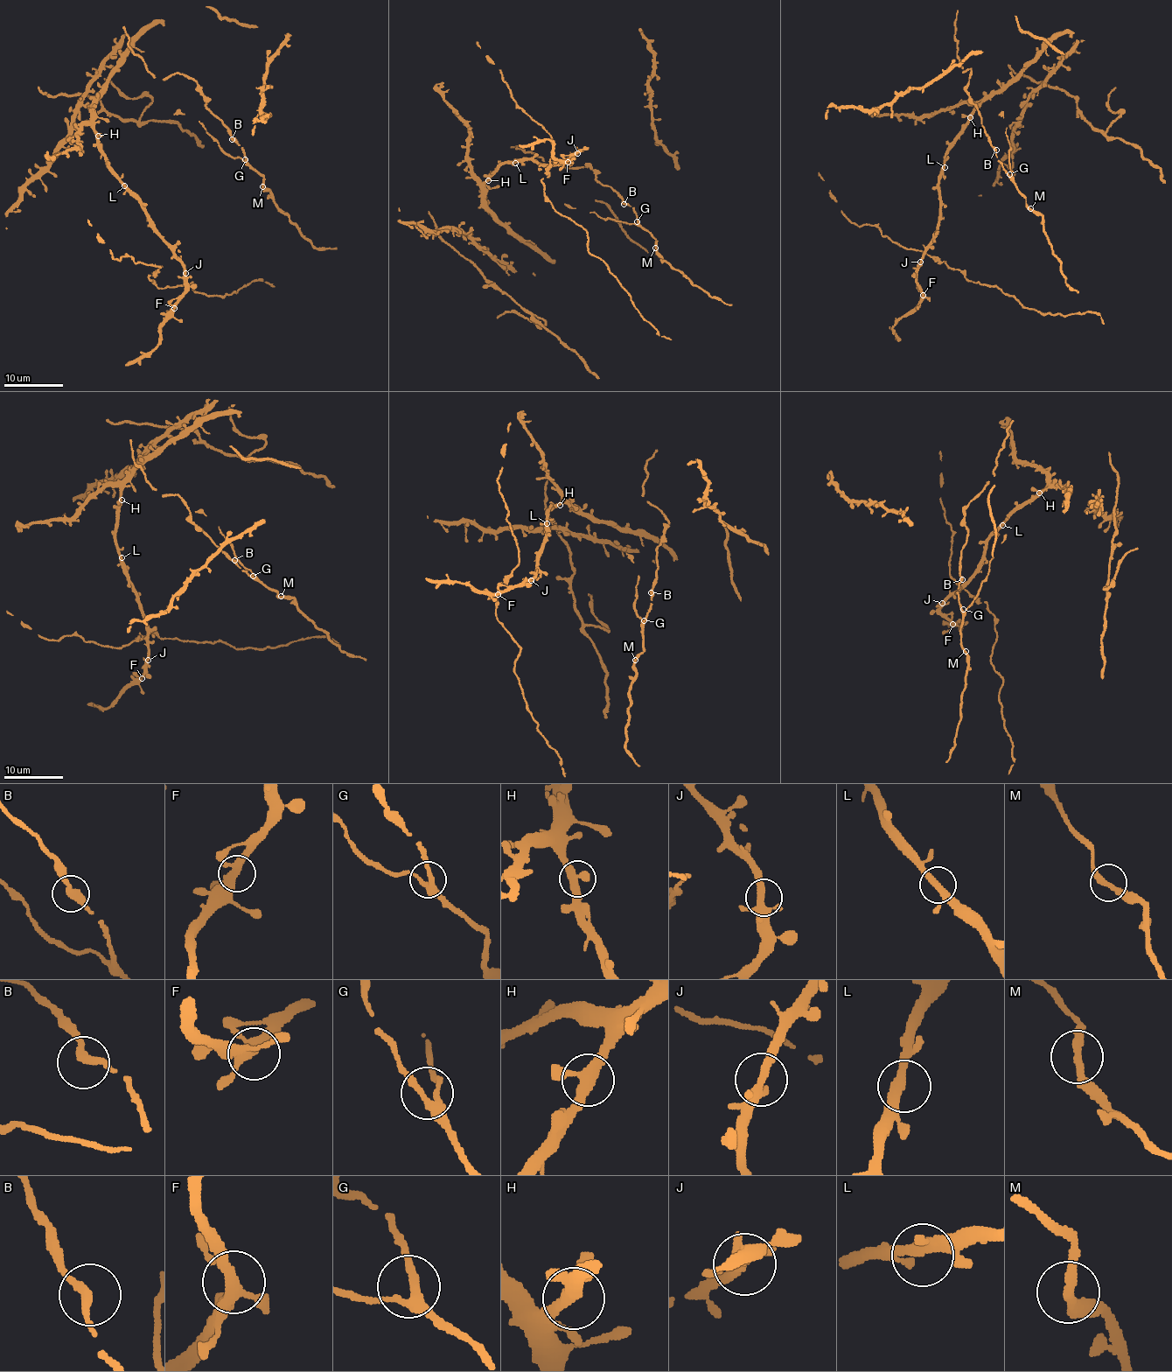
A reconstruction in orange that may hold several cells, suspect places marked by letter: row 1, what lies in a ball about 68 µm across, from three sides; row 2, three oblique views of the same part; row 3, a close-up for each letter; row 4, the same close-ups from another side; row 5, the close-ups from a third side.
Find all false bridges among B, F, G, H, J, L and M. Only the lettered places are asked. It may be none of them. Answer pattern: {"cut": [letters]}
{"cut": []}

